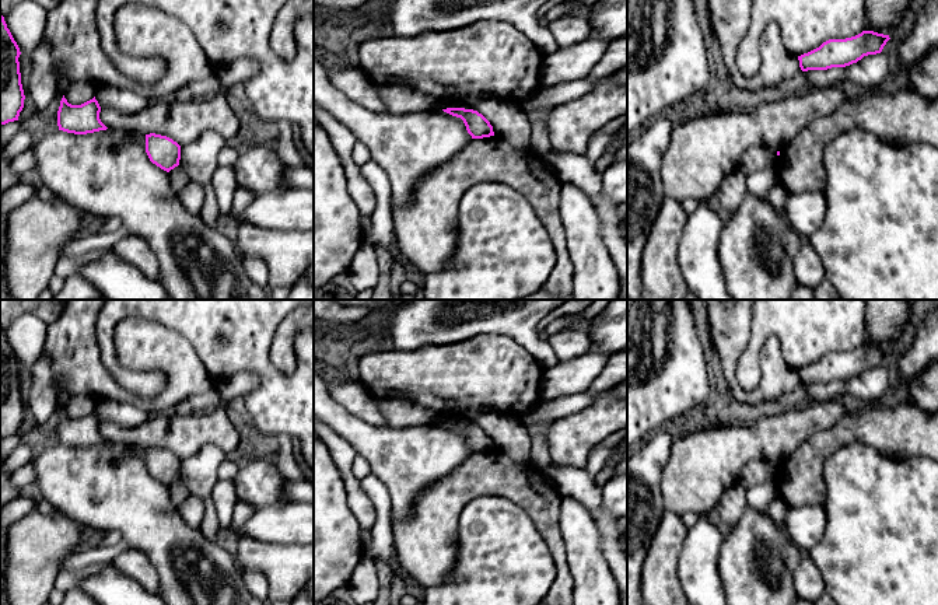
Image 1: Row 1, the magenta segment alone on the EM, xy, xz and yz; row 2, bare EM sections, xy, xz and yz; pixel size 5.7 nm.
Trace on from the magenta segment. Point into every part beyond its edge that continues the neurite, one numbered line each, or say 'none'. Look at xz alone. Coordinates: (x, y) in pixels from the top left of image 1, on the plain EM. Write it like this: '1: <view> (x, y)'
none

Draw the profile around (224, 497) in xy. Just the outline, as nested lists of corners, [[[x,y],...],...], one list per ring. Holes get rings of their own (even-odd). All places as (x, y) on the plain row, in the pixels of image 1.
[[[217,480],[211,500],[218,517],[220,527],[230,527],[232,524],[234,508],[238,503],[237,492],[232,480]]]

